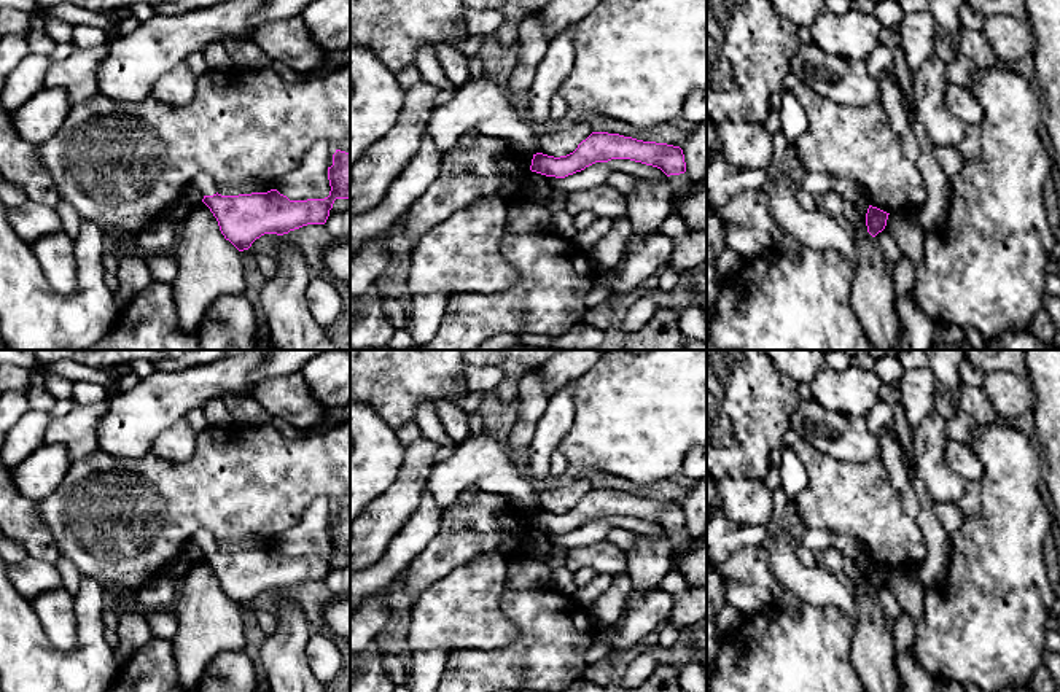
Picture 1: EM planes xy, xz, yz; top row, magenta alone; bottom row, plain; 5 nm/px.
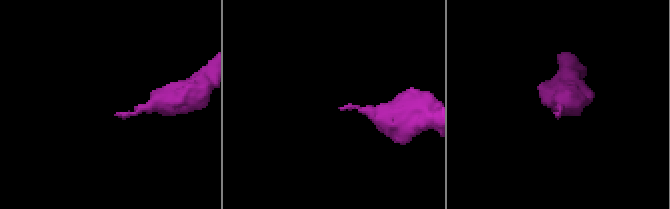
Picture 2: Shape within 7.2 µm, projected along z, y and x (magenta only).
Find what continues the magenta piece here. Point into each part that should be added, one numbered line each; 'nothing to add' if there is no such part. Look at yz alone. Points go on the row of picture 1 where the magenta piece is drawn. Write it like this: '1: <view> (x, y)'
nothing to add

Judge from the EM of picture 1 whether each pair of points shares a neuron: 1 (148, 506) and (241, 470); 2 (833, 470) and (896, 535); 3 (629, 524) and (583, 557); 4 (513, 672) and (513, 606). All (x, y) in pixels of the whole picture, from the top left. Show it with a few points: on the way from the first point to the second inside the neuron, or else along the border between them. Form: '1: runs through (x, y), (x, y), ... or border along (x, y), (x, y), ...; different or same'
1: runs through (171, 501), (218, 489); same
2: runs through (847, 485), (880, 519); same
3: border along (605, 538), (568, 549); different
4: runs through (526, 656), (526, 622); same

